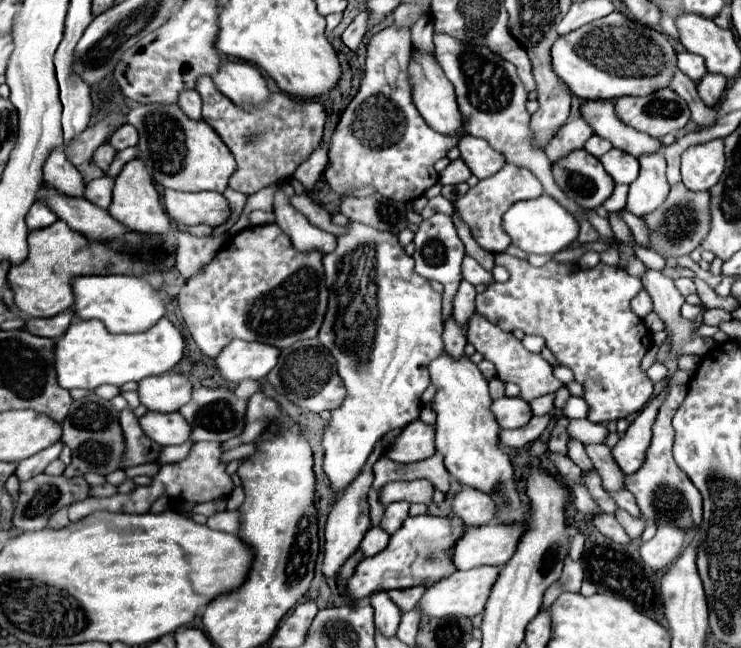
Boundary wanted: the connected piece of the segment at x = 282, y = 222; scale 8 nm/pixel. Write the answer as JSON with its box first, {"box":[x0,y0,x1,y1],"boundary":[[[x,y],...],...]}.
{"box":[274,186,338,252],"boundary":[[[276,186],[274,194],[274,216],[276,224],[290,236],[296,250],[320,250],[320,252],[332,252],[338,244],[338,238],[330,232],[324,232],[308,222],[304,214],[300,214],[292,204],[290,198],[282,192],[280,186]]]}

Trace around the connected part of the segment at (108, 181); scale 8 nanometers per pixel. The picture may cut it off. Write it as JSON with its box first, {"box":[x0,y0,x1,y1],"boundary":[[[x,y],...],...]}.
{"box":[86,176,114,208],"boundary":[[[108,176],[96,178],[86,184],[86,200],[90,200],[92,204],[96,204],[100,208],[108,208],[112,202],[112,188],[114,188],[112,178],[108,178]]]}

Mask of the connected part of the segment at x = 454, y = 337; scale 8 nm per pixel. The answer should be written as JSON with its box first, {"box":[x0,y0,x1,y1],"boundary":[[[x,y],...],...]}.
{"box":[444,318,466,360],"boundary":[[[450,318],[450,322],[444,326],[444,346],[446,346],[446,354],[450,354],[454,360],[462,358],[464,354],[464,346],[466,346],[466,336],[462,334],[462,330],[456,326],[456,322]]]}

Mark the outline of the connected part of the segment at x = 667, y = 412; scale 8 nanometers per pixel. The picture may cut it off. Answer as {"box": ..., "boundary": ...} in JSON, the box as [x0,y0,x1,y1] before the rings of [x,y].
{"box":[626,386,702,528],"boundary":[[[676,386],[670,390],[668,398],[664,400],[658,418],[652,426],[652,444],[646,452],[644,466],[626,476],[626,490],[630,490],[636,496],[636,502],[642,510],[644,520],[652,520],[658,526],[662,524],[674,524],[678,528],[692,528],[698,526],[702,520],[702,496],[698,488],[690,482],[690,478],[678,468],[678,464],[672,458],[672,442],[674,442],[674,428],[672,428],[672,416],[678,410],[686,396],[686,386]]]}

